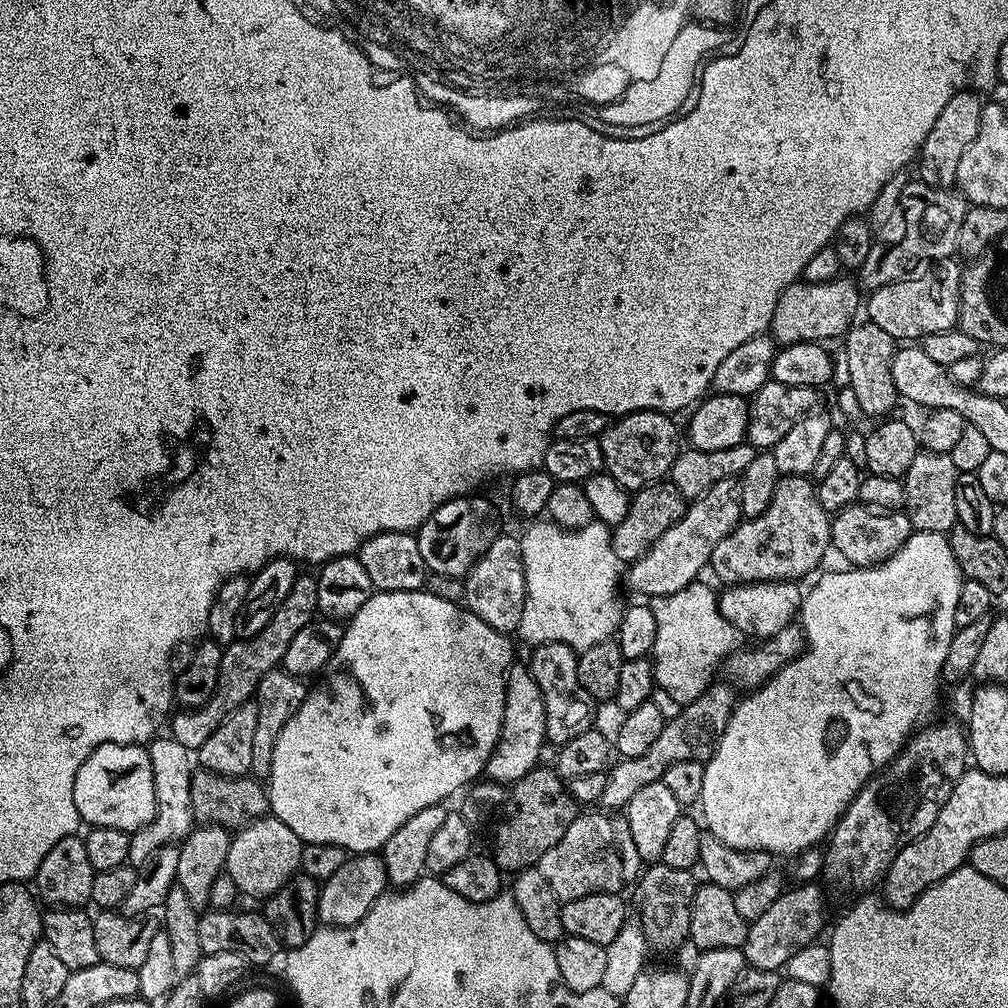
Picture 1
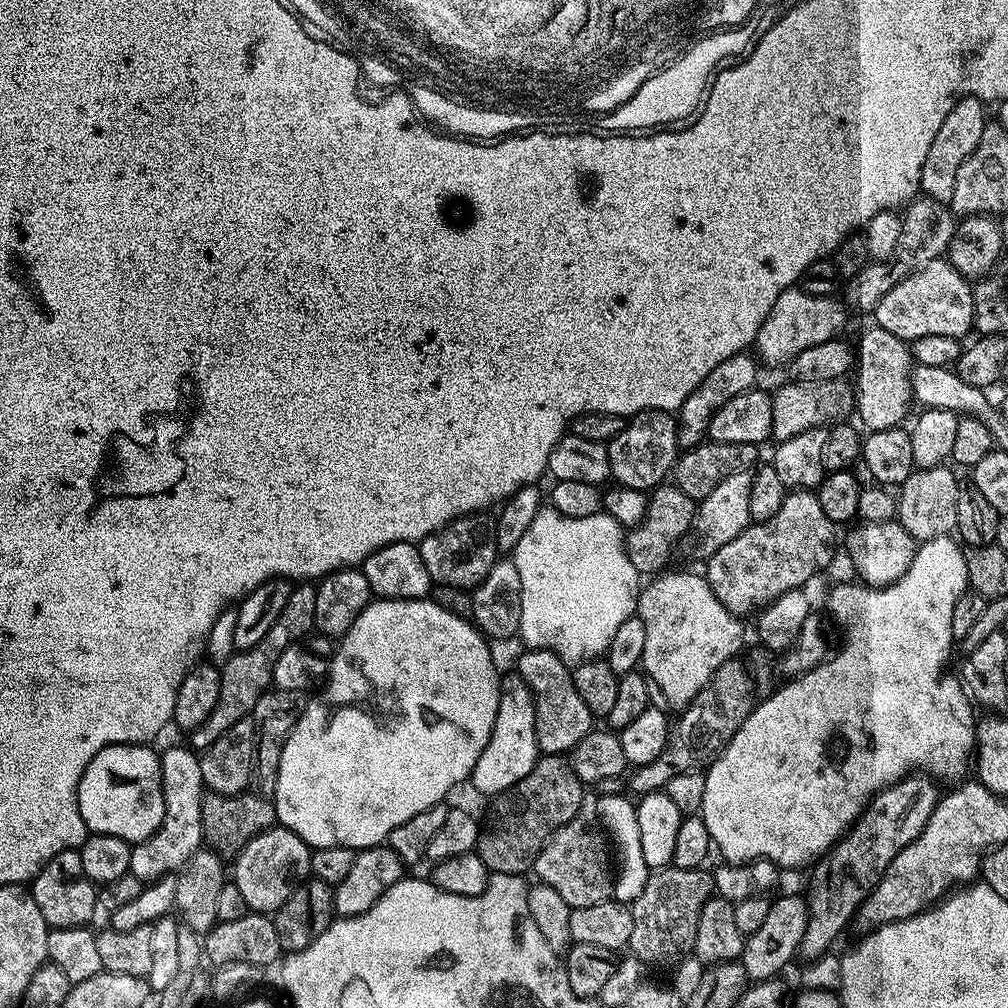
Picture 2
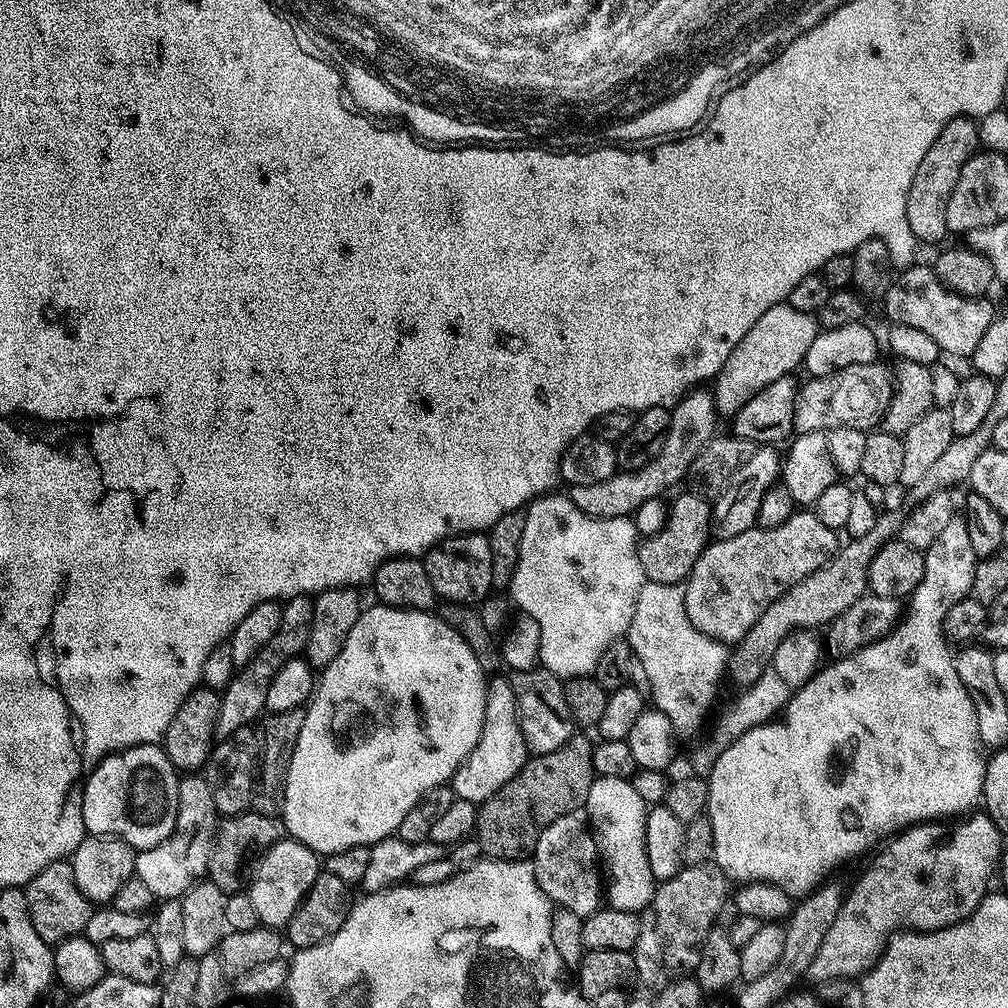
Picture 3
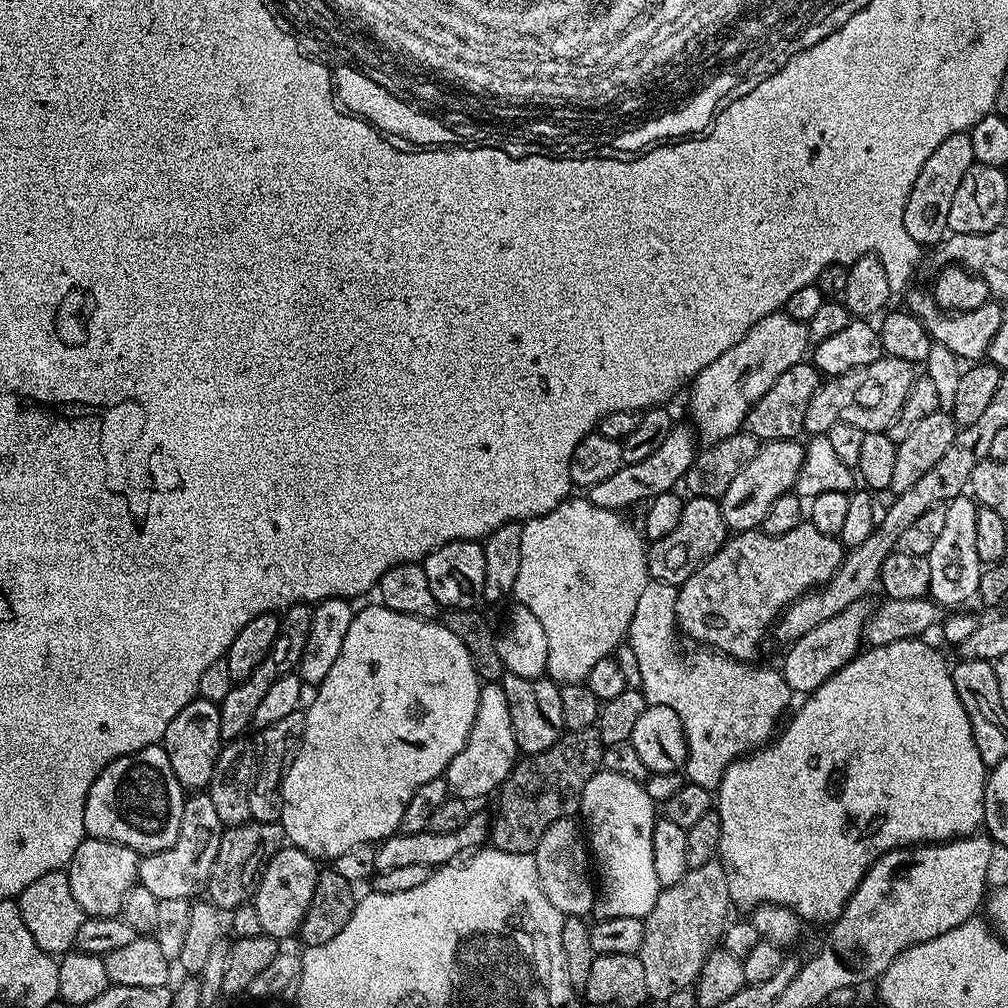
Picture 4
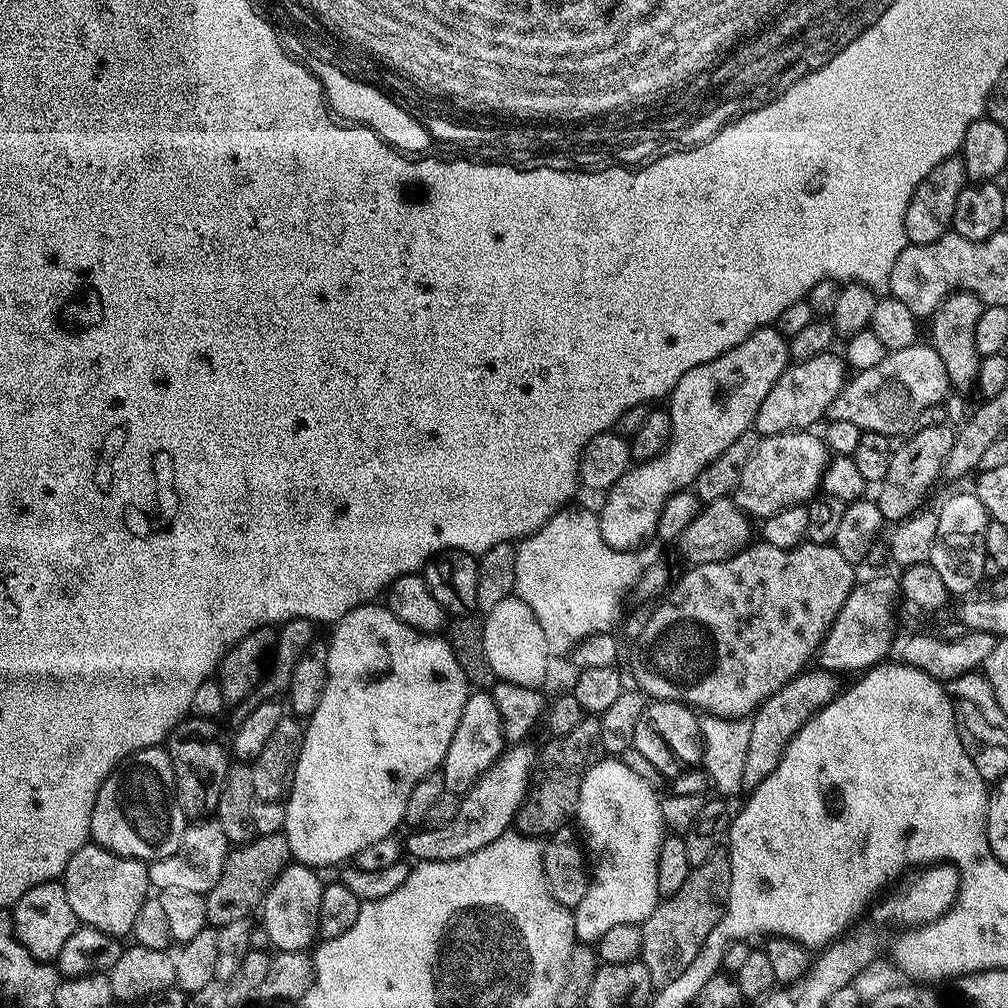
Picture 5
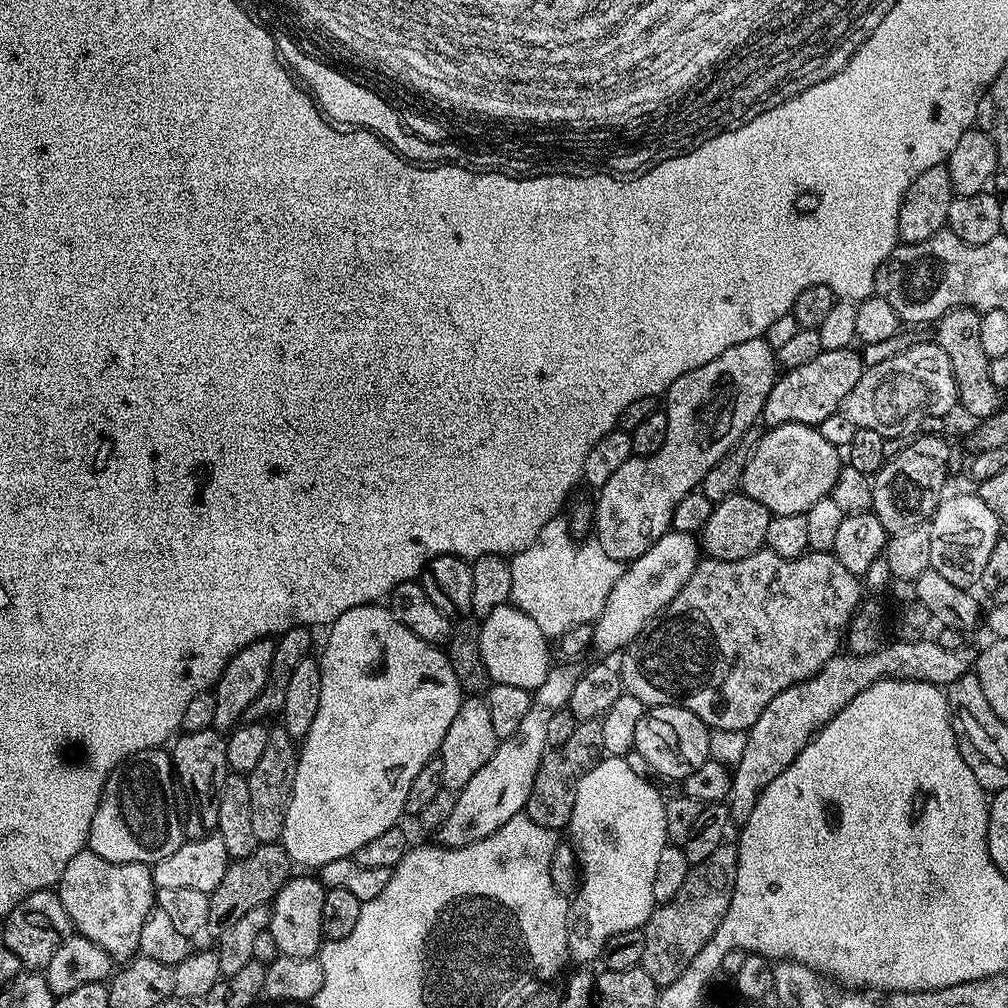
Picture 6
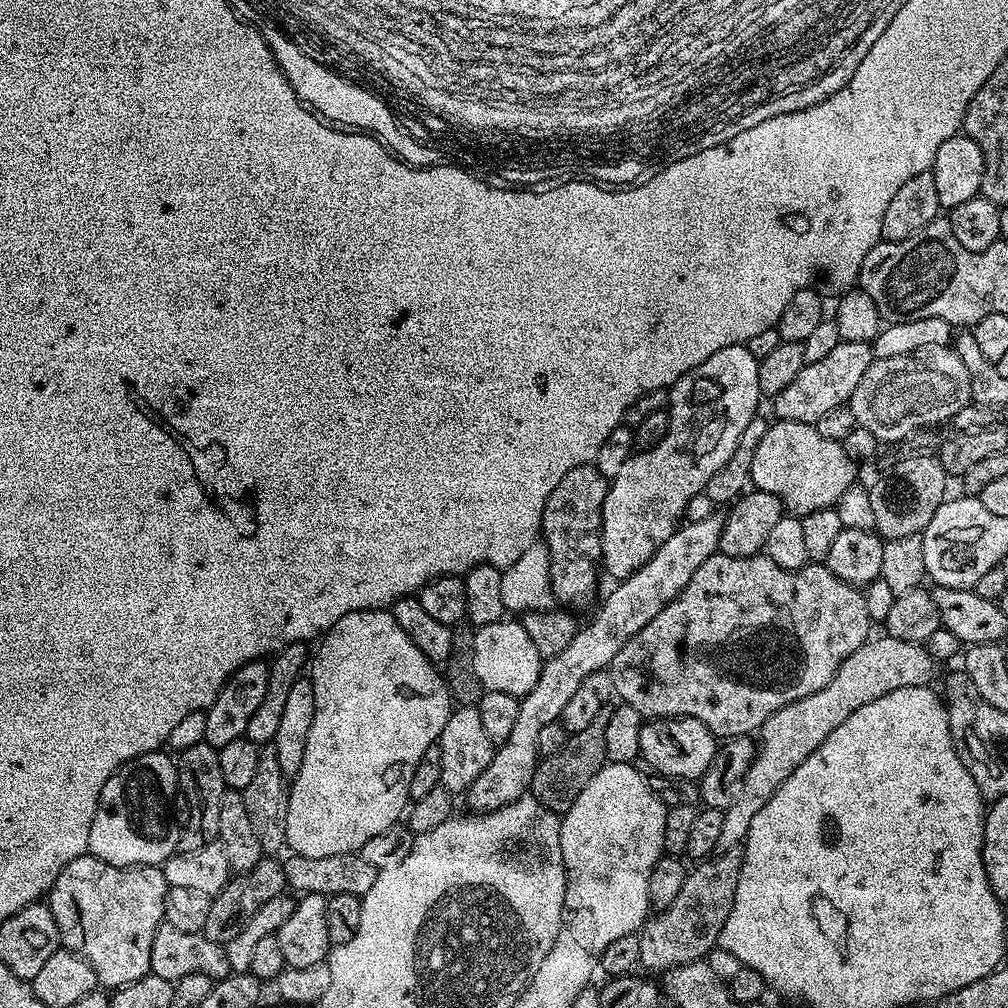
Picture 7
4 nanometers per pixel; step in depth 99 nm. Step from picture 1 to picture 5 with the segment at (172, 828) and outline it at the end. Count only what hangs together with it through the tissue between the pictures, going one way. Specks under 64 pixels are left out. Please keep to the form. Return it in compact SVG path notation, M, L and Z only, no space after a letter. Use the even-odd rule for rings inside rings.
M200 818L189 823L182 834L182 842L174 854L148 864L148 882L153 889L191 890L193 894L204 896L218 882L218 874L222 874L222 866L230 851L230 842L226 834L222 834L222 826L215 818Z

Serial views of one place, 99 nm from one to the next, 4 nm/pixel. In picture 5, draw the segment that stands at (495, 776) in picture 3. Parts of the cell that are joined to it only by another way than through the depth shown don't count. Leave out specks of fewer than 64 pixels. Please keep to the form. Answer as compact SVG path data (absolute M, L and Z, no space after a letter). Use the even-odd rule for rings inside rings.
M473 691L466 706L462 706L462 718L458 718L458 730L454 730L454 738L450 738L450 750L446 750L446 758L442 765L444 791L463 797L465 792L469 792L479 782L480 775L499 758L505 747L502 718L498 714L498 706L491 691Z

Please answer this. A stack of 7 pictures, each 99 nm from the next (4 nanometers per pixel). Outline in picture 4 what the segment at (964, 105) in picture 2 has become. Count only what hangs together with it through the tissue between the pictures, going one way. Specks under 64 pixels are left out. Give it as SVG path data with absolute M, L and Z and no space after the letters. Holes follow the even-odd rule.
M968 132L950 134L926 158L922 170L918 170L918 178L914 178L914 186L910 190L910 198L906 198L906 210L904 211L904 221L906 230L910 233L910 238L918 242L921 246L936 246L949 235L948 219L950 218L950 206L954 202L954 194L961 184L962 178L966 178L966 170L976 163L974 158L974 146L970 146Z

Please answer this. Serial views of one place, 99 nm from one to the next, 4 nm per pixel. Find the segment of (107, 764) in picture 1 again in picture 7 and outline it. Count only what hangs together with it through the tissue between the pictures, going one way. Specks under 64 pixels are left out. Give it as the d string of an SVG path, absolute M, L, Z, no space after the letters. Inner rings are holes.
M167 751L147 752L123 764L100 791L98 806L94 810L94 822L90 826L88 852L116 868L163 865L178 850L176 843L180 829L177 821L172 821L171 808L171 796L175 797L177 792L176 765Z

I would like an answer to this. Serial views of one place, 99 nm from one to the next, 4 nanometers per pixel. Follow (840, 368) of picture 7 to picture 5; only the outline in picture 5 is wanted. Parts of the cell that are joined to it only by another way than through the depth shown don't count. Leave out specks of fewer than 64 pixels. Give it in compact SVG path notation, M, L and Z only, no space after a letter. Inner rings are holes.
M835 351L818 354L818 358L806 358L789 363L788 369L774 382L770 394L758 406L754 431L761 436L773 436L783 432L808 430L825 419L828 407L838 396L846 379L846 365ZM845 372L845 373L844 373ZM821 419L821 420L820 420ZM820 420L820 421L819 421Z

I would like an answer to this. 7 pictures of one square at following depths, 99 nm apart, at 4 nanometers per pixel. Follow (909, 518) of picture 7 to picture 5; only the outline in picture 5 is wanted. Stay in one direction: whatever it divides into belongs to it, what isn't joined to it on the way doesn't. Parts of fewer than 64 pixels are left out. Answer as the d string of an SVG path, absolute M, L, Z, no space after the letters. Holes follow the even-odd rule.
M947 423L920 426L907 437L909 440L900 449L897 447L893 451L886 476L878 484L880 496L875 497L876 505L882 510L885 521L899 522L921 509L920 502L924 495L936 479L941 479L944 459L946 454L950 454L950 446L954 446L955 437L955 431Z

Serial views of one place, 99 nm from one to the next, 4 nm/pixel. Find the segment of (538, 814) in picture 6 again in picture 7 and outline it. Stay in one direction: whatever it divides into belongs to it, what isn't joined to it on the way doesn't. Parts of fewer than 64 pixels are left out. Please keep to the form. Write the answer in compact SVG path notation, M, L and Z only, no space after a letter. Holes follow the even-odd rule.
M600 711L586 730L569 735L565 745L556 754L543 758L537 763L532 775L530 795L544 808L549 808L557 814L568 812L570 806L578 798L578 794L586 790L590 778L594 778L594 774L598 774L604 768L608 760L606 754L607 721L608 712Z

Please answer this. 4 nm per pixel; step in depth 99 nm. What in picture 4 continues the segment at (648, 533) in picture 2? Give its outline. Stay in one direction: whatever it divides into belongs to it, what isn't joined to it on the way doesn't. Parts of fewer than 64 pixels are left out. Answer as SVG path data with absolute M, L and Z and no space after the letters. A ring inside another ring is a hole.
M705 496L685 499L678 526L674 526L666 538L658 538L647 545L648 575L658 582L675 586L684 584L686 578L701 568L729 538L730 533L717 501Z

